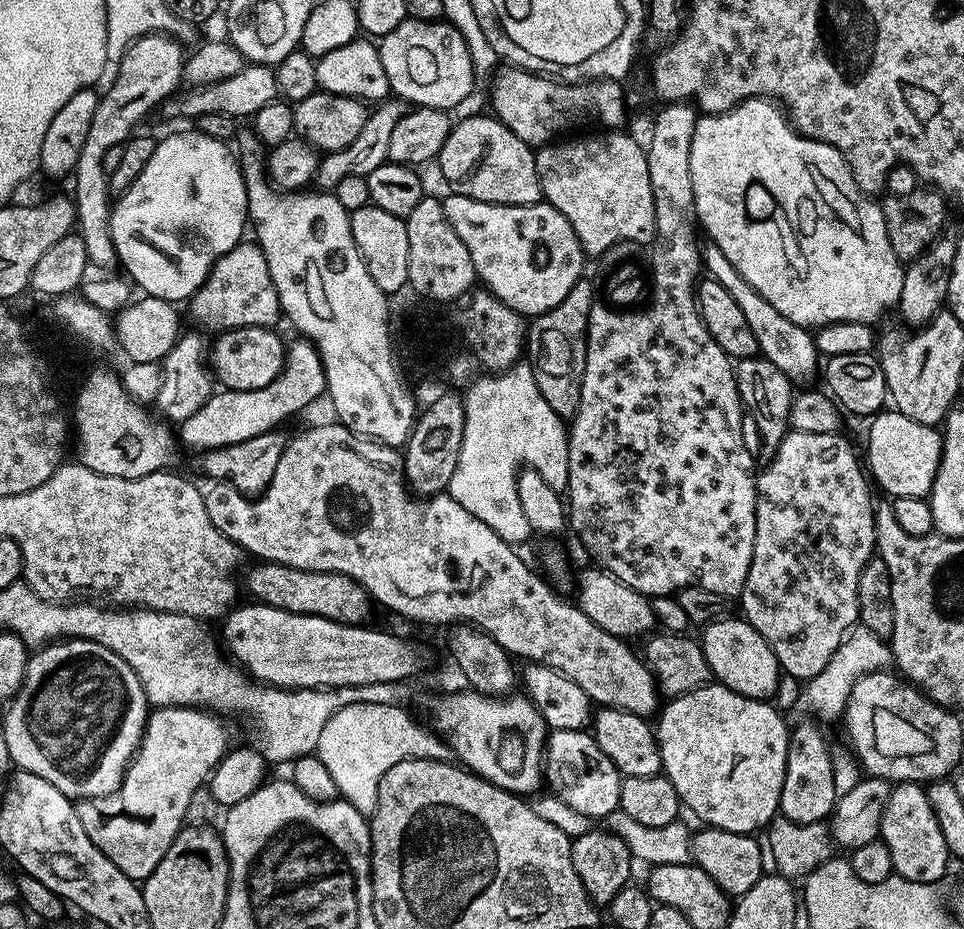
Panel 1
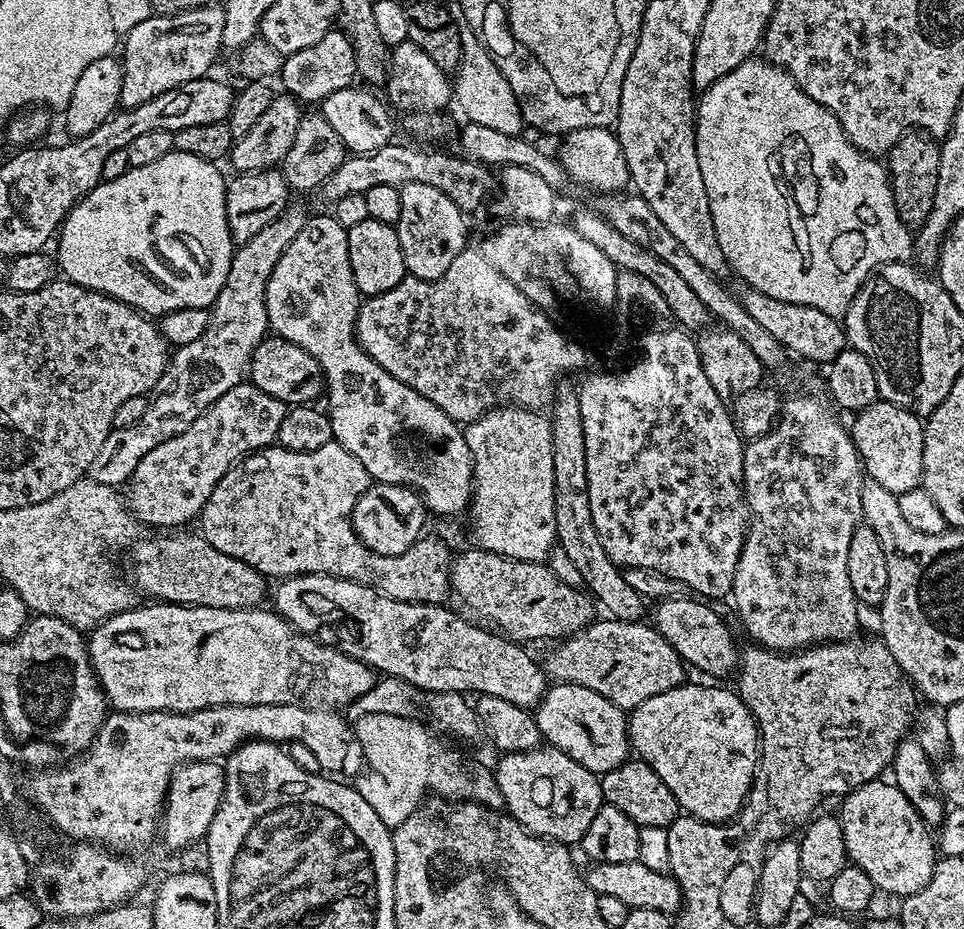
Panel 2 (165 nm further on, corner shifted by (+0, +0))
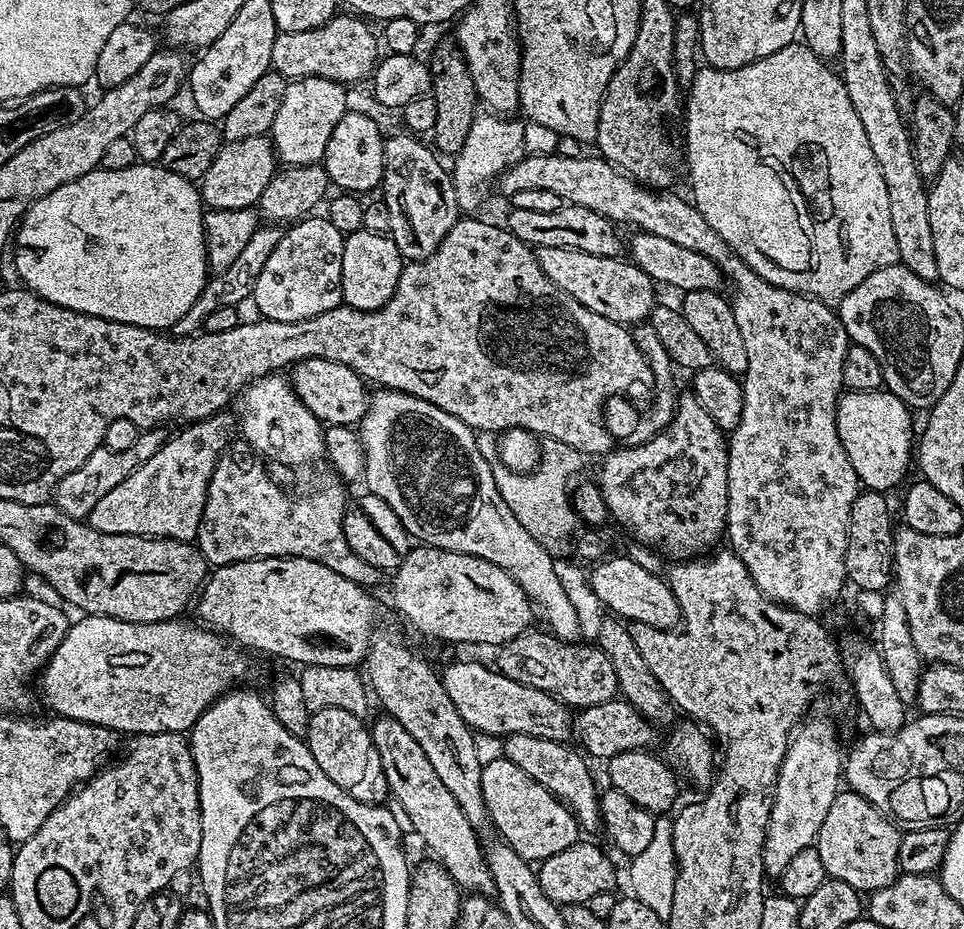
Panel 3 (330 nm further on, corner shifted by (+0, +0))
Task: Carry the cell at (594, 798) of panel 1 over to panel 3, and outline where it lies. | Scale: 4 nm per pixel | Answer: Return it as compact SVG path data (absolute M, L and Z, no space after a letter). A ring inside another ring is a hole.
M503 759L484 765L482 770L482 794L486 798L488 813L492 826L523 860L541 862L549 860L554 854L566 850L566 846L577 843L581 839L582 829L576 822L576 816L546 786L534 782L526 770L518 770L514 762Z

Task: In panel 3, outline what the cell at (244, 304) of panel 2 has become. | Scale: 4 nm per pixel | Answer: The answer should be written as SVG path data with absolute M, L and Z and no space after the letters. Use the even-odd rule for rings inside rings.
M160 426L141 431L137 435L134 446L130 446L130 450L115 452L103 446L96 448L94 454L90 454L90 458L86 458L86 462L82 462L82 466L78 466L78 470L66 474L66 478L62 478L56 483L54 489L56 507L70 518L83 521L90 514L90 510L94 510L94 506L98 506L98 498L106 498L106 494L110 494L110 490L114 490L114 486L118 486L118 482L127 478L139 464L144 464L154 454L158 454L158 450L166 439L164 432L165 429Z

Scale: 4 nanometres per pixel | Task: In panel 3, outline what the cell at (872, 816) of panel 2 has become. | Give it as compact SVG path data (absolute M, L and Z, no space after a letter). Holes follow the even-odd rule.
M841 790L826 814L826 822L822 822L822 830L818 830L814 846L831 879L846 882L846 886L861 894L871 894L890 886L901 875L898 860L901 835L901 829L866 802L866 798L851 790Z

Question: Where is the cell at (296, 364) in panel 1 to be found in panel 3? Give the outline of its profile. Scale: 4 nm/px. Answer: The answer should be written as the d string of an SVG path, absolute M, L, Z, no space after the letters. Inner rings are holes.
M227 411L217 412L205 420L197 420L184 426L176 437L165 439L163 446L144 464L139 464L106 498L98 498L98 506L90 510L86 518L89 528L102 534L126 534L127 536L155 536L162 540L195 541L200 535L202 510L206 506L206 494L210 478L216 469L218 458L233 443L234 420Z

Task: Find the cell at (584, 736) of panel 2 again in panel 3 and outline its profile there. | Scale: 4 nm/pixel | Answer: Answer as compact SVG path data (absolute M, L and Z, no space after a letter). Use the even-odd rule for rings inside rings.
M460 660L443 669L442 679L446 694L450 694L450 702L454 702L458 714L462 714L473 733L501 738L526 734L539 740L561 742L573 739L574 716L569 705L561 704L557 696L534 690L534 686L506 678L495 667L487 668L472 660Z

